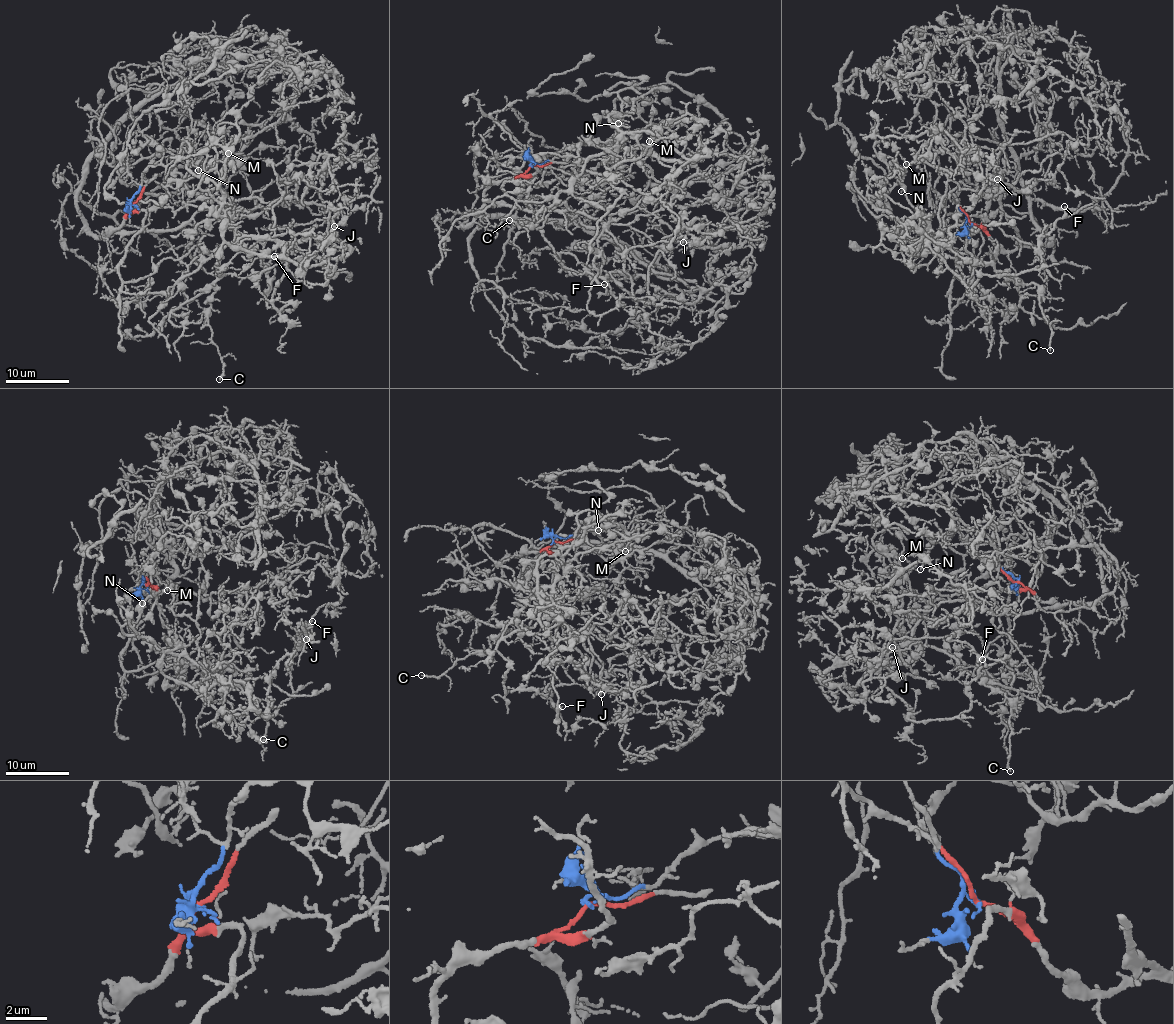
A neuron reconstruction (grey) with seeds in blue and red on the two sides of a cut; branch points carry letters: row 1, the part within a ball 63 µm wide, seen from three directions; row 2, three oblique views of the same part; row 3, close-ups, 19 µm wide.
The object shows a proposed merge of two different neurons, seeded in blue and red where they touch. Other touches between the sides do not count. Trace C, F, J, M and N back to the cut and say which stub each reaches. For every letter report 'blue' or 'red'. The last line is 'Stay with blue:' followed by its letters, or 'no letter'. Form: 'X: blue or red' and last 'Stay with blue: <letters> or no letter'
C: blue
F: blue
J: blue
M: blue
N: blue
Stay with blue: C, F, J, M, N

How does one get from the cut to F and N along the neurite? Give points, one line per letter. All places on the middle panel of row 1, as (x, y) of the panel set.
F: (530, 166), (616, 140), (633, 104), (617, 140), (647, 150), (583, 246), (605, 285)
N: (530, 166), (549, 161), (570, 145), (602, 145), (613, 141), (620, 132), (613, 123), (617, 123)

